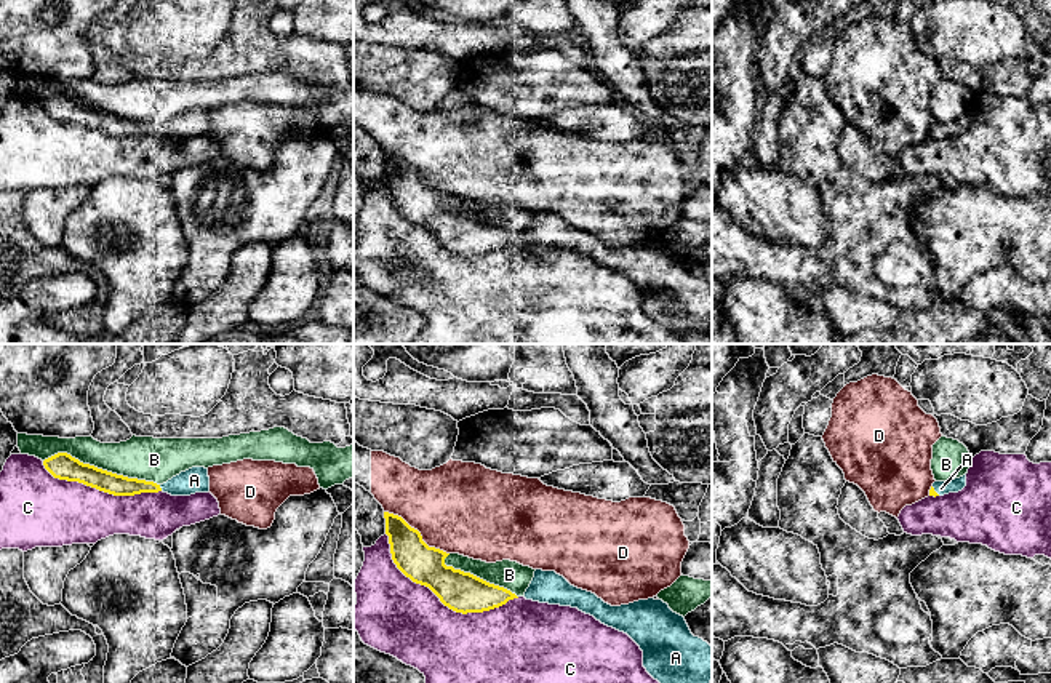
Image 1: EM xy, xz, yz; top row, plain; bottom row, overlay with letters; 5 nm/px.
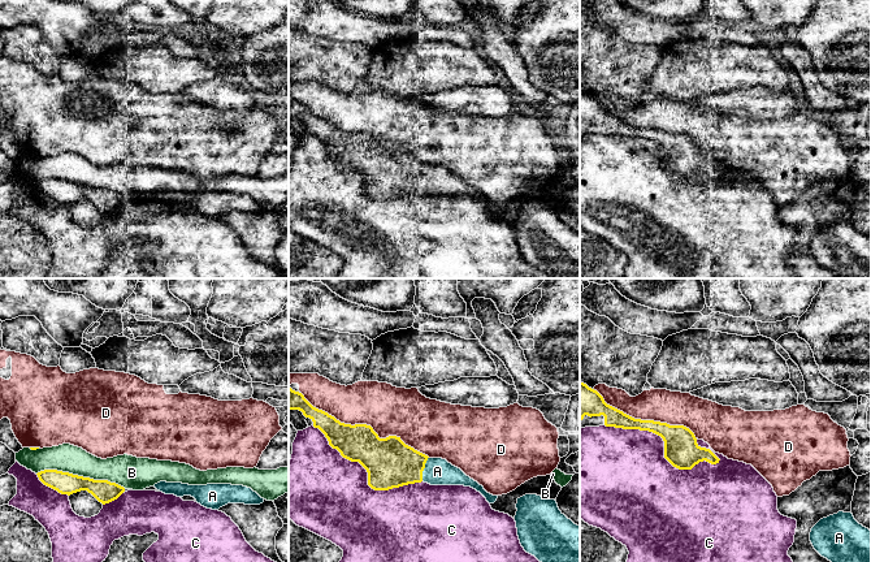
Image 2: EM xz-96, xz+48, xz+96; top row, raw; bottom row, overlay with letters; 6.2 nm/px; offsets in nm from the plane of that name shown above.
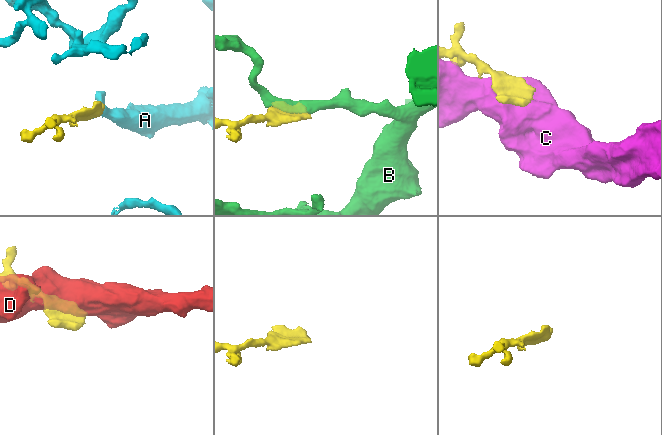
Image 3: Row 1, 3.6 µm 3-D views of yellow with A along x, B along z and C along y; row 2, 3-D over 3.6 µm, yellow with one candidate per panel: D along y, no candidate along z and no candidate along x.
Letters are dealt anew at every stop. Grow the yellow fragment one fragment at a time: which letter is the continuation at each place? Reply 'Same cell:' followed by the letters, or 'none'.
Same cell: A

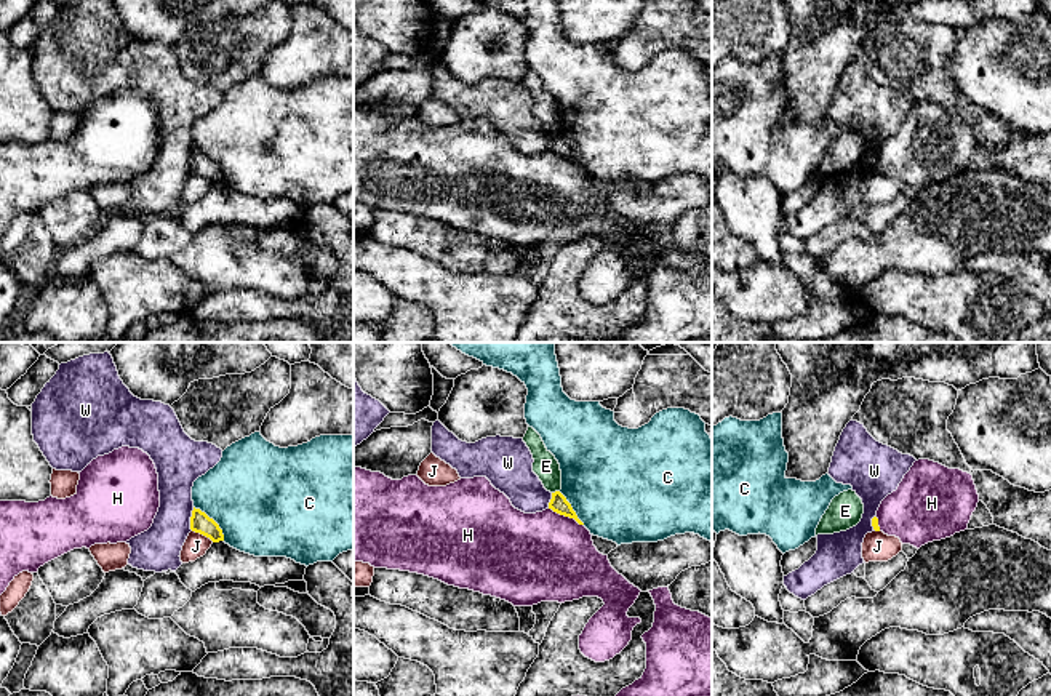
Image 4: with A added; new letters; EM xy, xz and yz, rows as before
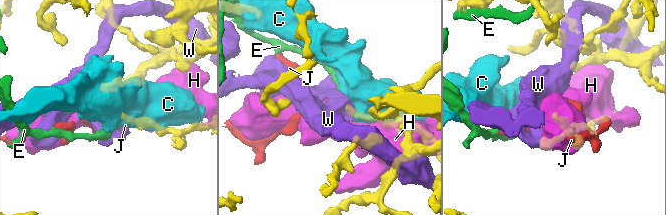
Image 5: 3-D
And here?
Same cell: none

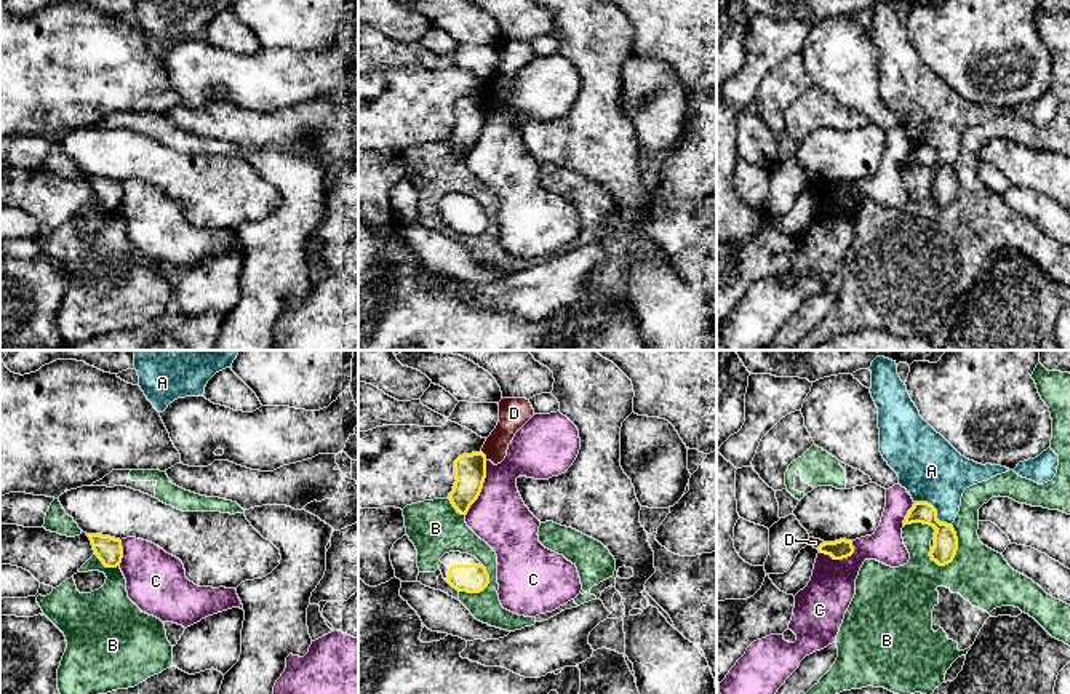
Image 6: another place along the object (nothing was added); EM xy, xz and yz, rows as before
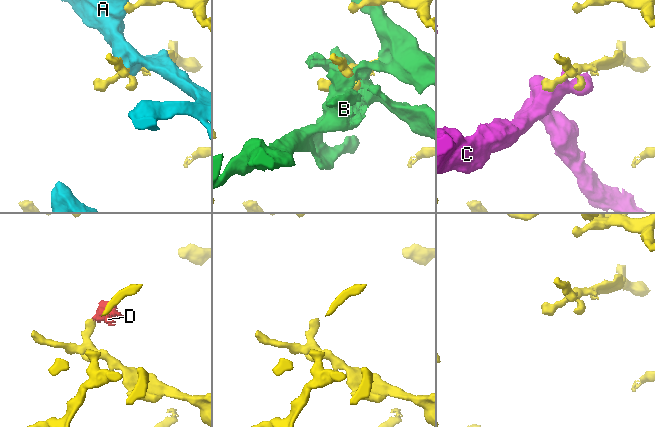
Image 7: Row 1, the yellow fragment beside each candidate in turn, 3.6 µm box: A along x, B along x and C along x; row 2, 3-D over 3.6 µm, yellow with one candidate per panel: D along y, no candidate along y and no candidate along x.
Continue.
Same cell: none

